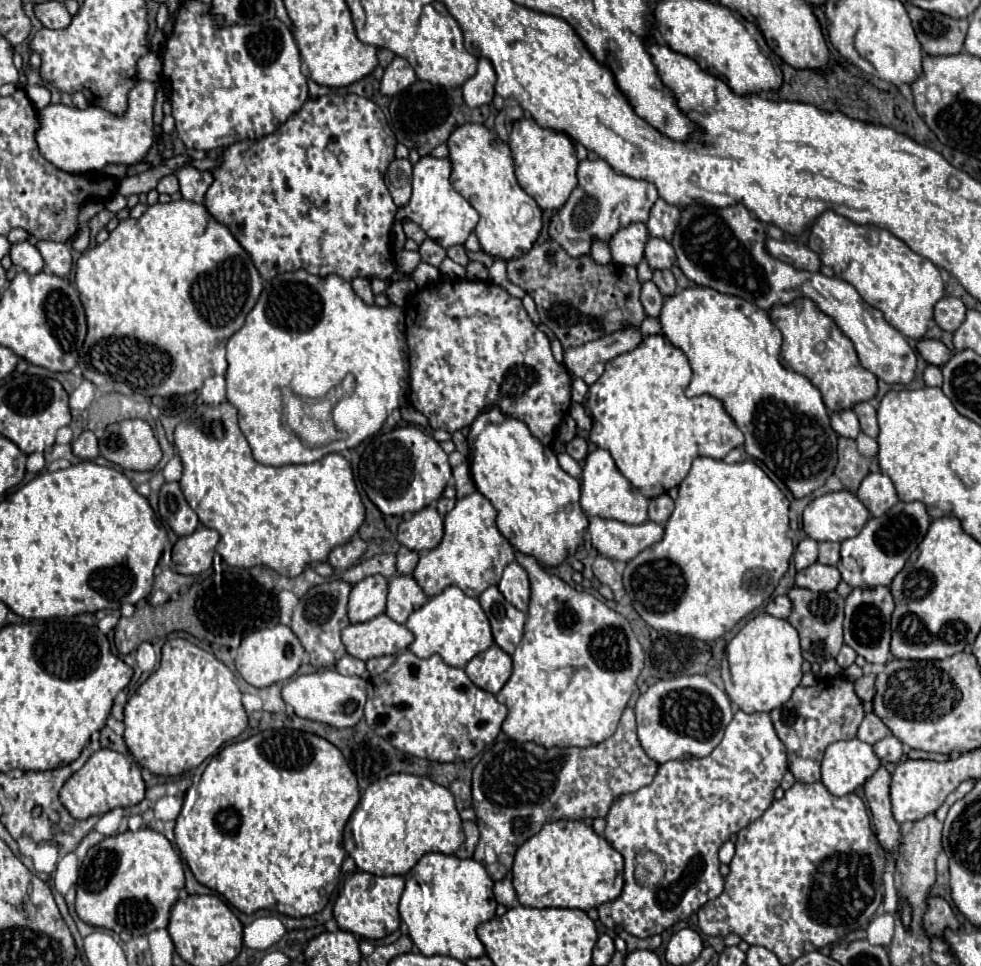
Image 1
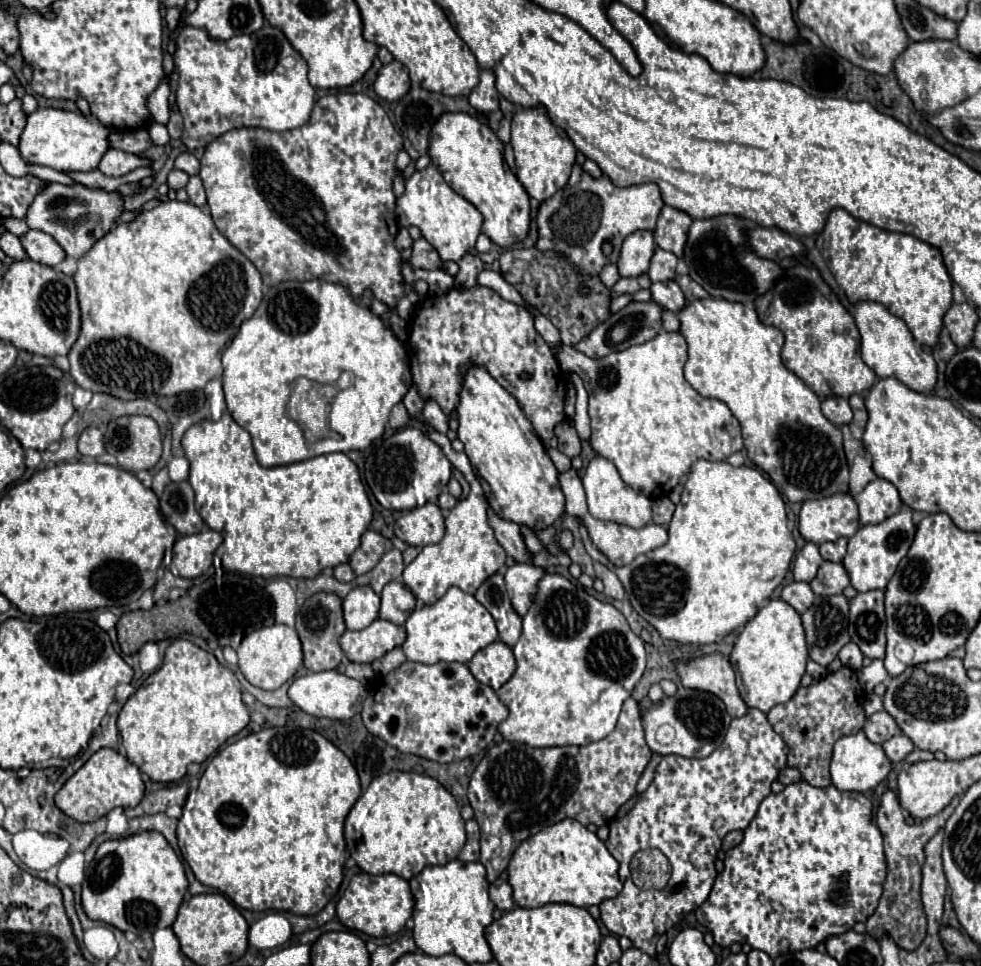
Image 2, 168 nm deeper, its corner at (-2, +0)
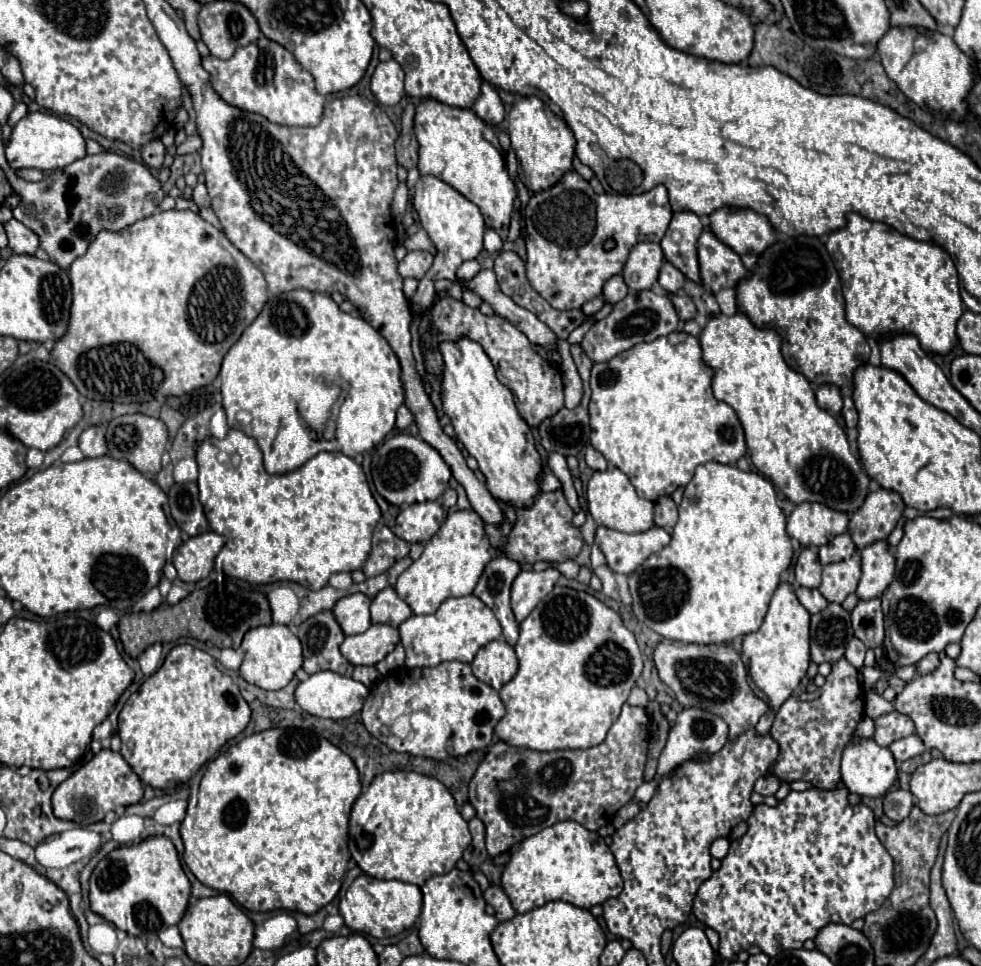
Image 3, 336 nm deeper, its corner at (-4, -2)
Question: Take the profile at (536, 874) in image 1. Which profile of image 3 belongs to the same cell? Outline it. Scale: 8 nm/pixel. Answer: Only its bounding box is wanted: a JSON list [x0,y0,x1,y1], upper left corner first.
[502,821,622,913]

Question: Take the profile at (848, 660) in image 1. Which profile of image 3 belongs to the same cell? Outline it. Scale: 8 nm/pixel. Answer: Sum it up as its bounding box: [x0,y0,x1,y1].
[846,639,866,669]

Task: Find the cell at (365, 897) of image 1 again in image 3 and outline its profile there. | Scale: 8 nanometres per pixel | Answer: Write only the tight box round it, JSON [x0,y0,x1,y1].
[340,875,422,939]

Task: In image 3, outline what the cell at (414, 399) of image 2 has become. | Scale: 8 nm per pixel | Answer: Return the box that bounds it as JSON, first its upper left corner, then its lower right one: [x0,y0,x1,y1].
[394,511,490,615]

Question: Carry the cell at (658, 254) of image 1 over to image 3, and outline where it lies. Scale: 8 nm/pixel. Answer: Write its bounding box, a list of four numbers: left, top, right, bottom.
[658,263,686,293]

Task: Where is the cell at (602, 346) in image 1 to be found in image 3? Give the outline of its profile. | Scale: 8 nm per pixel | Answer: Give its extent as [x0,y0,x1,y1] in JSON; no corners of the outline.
[582,291,678,361]

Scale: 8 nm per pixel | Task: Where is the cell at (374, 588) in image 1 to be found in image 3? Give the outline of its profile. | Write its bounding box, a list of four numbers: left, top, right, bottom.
[332,593,372,635]

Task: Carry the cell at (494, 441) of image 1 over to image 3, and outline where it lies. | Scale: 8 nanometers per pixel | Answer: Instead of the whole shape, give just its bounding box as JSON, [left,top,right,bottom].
[438,337,542,507]

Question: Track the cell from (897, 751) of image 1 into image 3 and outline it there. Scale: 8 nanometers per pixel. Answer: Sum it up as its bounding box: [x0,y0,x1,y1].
[890,735,926,763]

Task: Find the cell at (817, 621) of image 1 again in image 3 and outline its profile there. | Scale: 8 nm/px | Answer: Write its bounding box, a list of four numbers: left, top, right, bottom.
[810,603,854,663]

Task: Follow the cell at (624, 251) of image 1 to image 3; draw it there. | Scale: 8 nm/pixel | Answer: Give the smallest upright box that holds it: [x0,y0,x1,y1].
[624,243,664,291]

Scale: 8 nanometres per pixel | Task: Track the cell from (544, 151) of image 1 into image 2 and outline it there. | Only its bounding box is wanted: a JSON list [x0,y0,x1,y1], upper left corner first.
[512,107,576,201]

